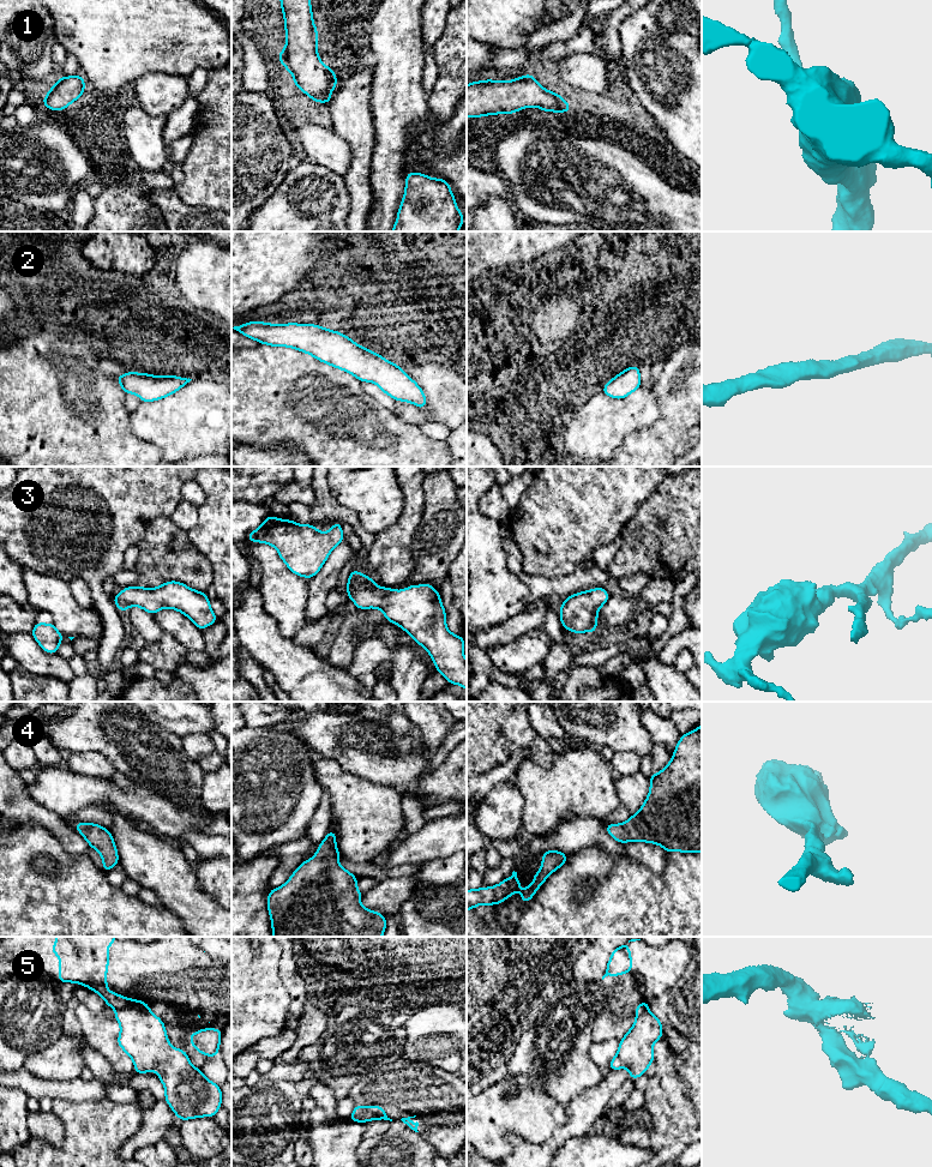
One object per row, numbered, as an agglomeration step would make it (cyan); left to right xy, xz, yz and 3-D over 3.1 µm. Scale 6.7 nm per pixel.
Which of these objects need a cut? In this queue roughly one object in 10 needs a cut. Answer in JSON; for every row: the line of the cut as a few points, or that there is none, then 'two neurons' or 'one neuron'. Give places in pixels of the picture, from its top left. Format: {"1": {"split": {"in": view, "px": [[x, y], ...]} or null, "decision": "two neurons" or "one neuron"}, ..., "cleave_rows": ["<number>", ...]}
{"1": {"split": null, "decision": "one neuron"}, "2": {"split": null, "decision": "one neuron"}, "3": {"split": null, "decision": "one neuron"}, "4": {"split": null, "decision": "one neuron"}, "5": {"split": {"in": "xz", "px": [[353, 1111], [371, 1111], [389, 1119]]}, "decision": "two neurons"}, "cleave_rows": ["5"]}

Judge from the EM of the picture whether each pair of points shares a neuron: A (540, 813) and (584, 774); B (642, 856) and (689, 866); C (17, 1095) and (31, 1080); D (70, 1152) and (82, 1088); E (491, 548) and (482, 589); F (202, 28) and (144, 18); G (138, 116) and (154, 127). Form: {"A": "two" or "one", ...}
{"A": "one", "B": "two", "C": "two", "D": "two", "E": "one", "F": "one", "G": "one"}

